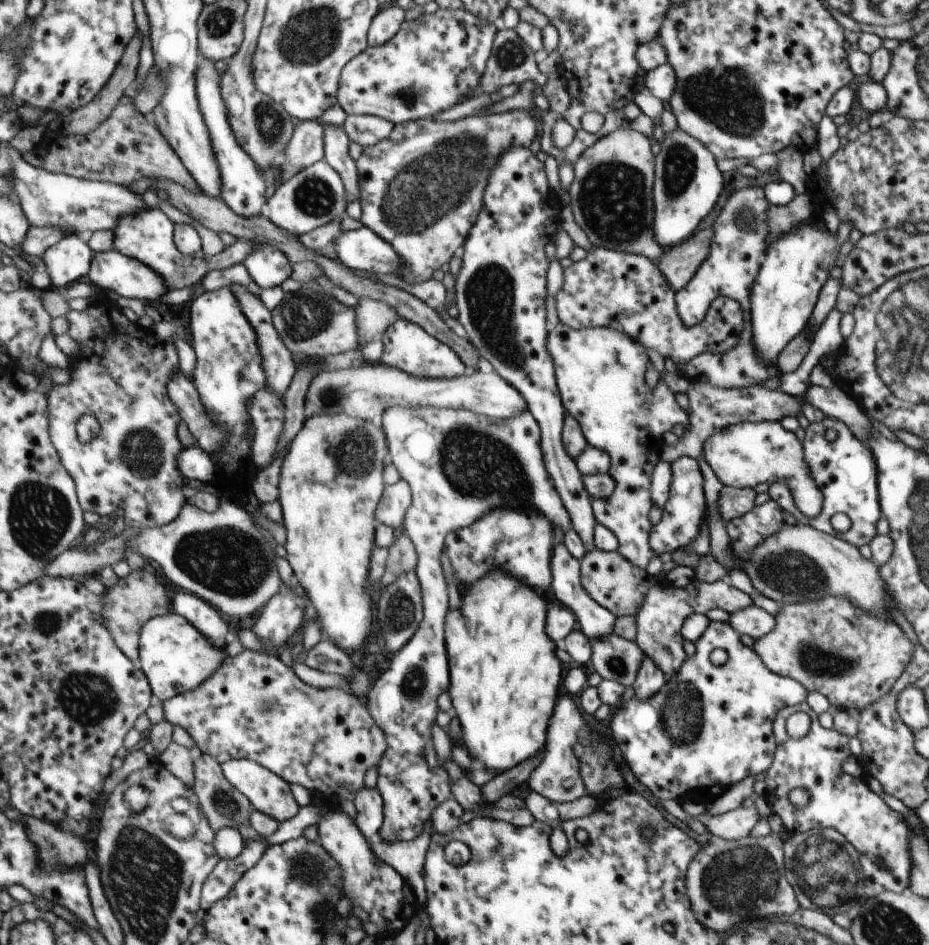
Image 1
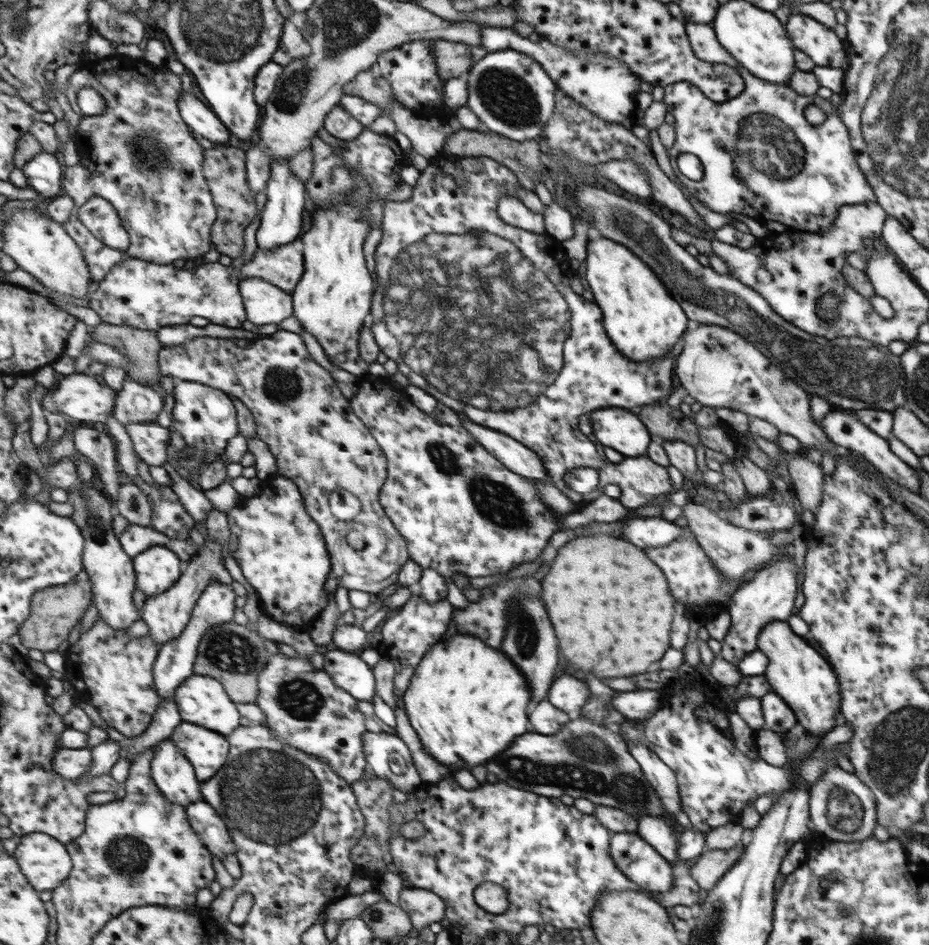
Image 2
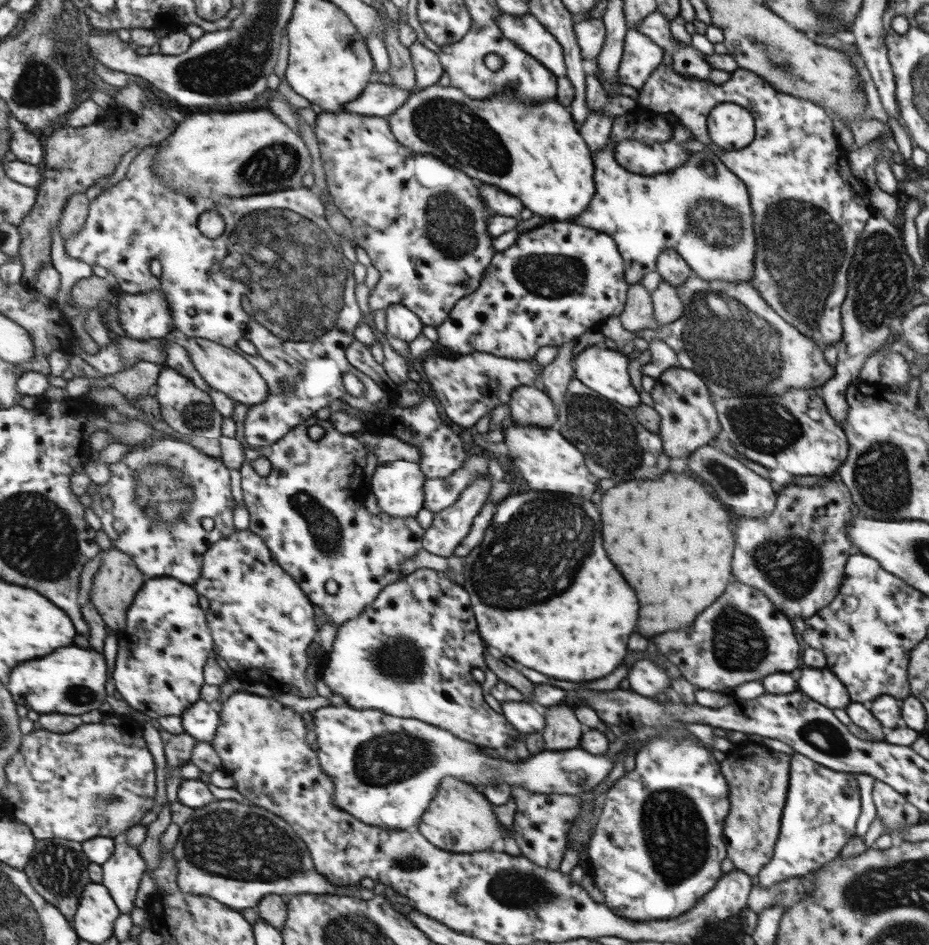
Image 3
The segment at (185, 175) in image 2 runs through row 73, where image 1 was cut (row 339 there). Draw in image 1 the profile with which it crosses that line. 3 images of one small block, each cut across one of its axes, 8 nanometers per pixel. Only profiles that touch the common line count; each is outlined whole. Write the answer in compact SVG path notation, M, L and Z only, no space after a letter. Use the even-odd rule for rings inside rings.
M107 294L94 301L90 309L84 312L73 310L68 319L70 336L78 342L80 354L70 371L71 382L55 385L50 390L50 416L53 441L64 466L77 482L80 502L86 511L108 516L112 514L114 504L124 504L122 509L127 512L128 527L147 529L166 526L181 517L189 502L182 489L188 481L178 468L178 456L186 448L178 436L178 426L183 418L169 390L170 380L181 370L174 338L160 338L152 327L146 328L137 321L131 322L116 300ZM86 414L99 419L102 430L91 443L82 444L78 424Z

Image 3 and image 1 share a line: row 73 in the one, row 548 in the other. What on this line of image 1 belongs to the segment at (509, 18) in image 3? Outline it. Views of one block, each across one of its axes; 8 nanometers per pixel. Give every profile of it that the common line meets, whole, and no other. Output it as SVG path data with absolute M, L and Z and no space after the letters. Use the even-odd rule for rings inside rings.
M555 542L550 568L553 575L551 588L554 596L559 600L560 604L574 612L576 622L580 624L579 628L591 642L614 633L614 624L616 624L618 616L612 614L601 603L596 602L585 590L584 584L581 582L581 562L577 558L574 558L563 544Z

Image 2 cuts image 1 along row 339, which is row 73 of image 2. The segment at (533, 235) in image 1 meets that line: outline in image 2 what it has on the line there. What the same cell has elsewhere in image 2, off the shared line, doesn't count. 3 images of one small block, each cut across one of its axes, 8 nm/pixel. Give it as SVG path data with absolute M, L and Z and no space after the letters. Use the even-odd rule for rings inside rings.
M504 49L488 52L472 63L466 74L468 107L483 124L502 137L516 142L532 141L545 130L554 113L556 86L544 67L522 51Z

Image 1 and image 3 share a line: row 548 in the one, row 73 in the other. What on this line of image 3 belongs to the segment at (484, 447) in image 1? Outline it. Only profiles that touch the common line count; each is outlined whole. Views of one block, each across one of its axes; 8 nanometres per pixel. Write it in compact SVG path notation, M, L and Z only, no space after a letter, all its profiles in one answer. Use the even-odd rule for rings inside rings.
M416 42L409 47L412 52L413 65L416 67L417 90L428 89L438 84L443 73L443 66L438 55Z

